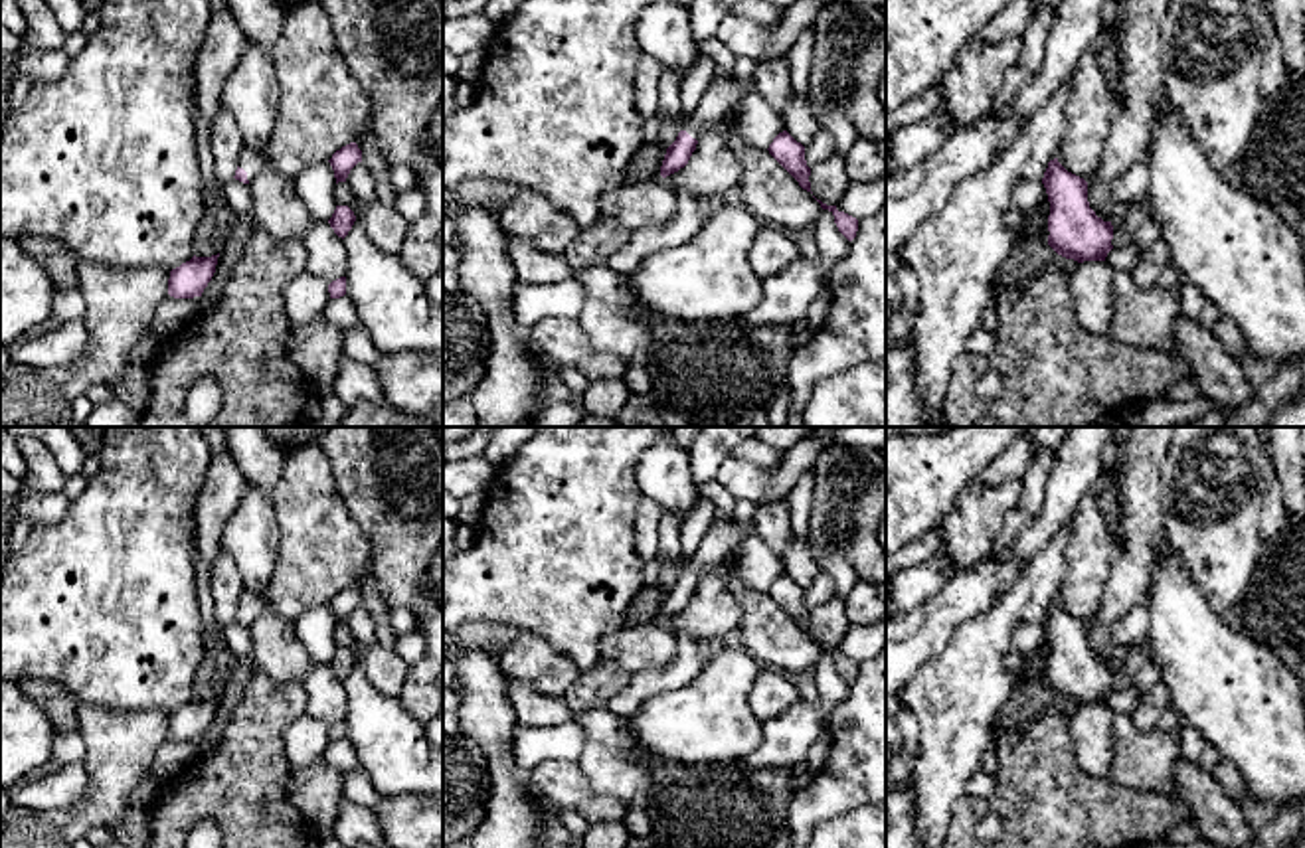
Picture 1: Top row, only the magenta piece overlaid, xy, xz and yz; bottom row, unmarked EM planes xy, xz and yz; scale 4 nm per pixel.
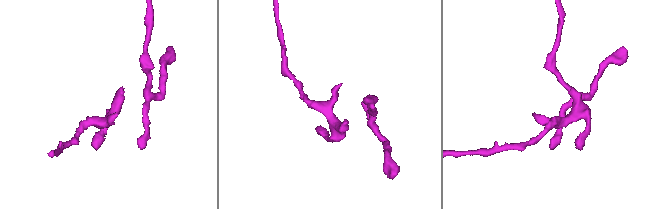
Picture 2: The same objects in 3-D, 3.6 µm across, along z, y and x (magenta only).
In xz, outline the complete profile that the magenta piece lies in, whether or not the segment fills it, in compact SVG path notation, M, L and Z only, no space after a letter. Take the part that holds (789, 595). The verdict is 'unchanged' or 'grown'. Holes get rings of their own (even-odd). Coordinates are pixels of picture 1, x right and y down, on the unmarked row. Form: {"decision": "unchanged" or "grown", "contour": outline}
{"decision": "unchanged", "contour": "M783 573L773 581L767 593L799 625L803 633L811 635L811 611L807 609L805 589L801 585Z"}

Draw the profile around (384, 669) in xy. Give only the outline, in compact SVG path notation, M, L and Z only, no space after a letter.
M346 625L334 629L336 648L348 648L362 664L368 682L382 694L399 698L411 666L393 648L358 642Z

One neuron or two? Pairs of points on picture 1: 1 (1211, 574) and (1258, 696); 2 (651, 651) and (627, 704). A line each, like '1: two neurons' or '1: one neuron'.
1: two neurons
2: two neurons

